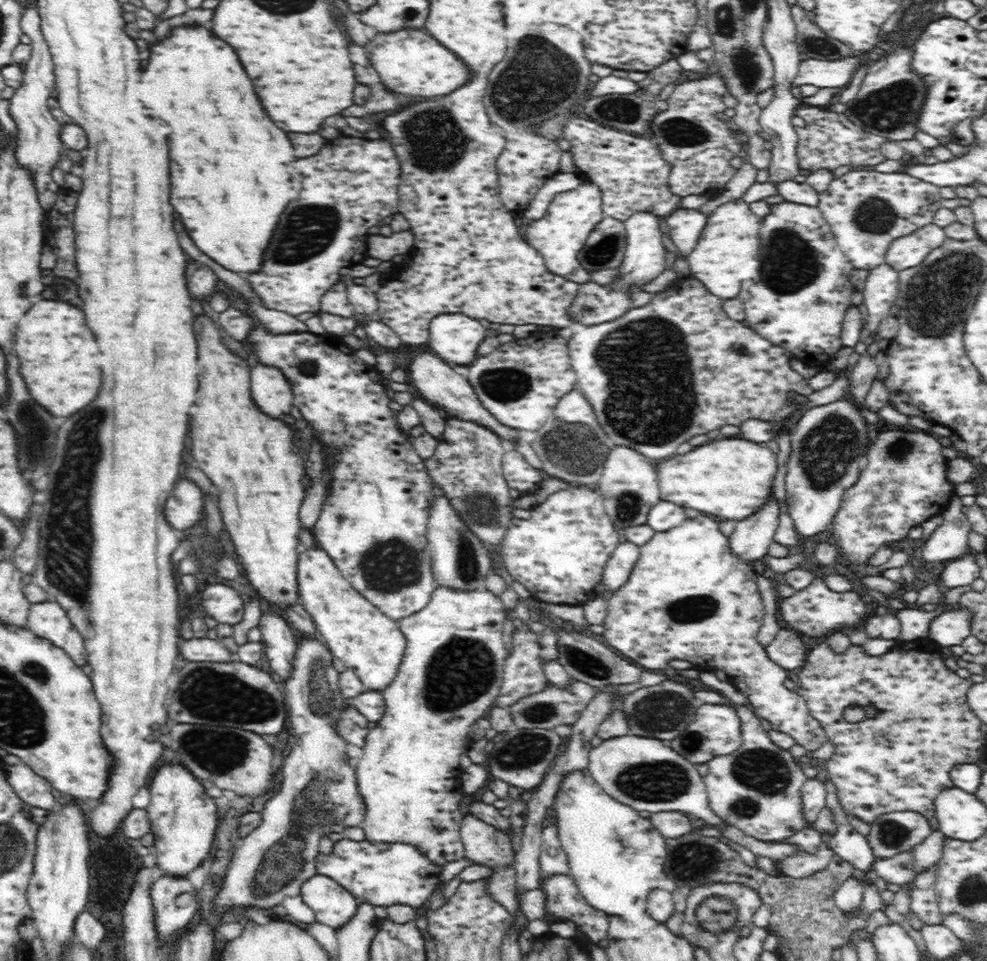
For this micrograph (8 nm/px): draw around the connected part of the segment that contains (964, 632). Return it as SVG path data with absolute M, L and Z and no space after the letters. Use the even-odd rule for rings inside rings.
M962 608L958 611L942 612L929 621L927 638L941 648L959 645L971 635L970 613Z

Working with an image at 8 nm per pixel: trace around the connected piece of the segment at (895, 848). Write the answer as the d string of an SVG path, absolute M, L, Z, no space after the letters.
M908 810L876 816L865 838L874 856L886 860L920 845L932 832L928 819Z

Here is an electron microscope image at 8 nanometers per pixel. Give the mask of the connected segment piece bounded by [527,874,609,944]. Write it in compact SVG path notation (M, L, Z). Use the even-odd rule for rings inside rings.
M548 874L548 876L541 876L539 882L537 888L541 889L545 896L545 913L542 919L536 919L527 924L527 928L536 937L549 934L550 926L554 924L554 921L568 920L576 923L577 928L580 930L580 935L589 936L587 942L598 944L599 941L608 938L608 913L599 911L586 902L572 876L568 874Z

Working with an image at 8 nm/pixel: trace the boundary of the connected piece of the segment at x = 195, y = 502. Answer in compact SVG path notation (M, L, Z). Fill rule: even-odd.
M179 480L165 502L164 516L174 530L190 528L202 510L202 491L192 480Z

